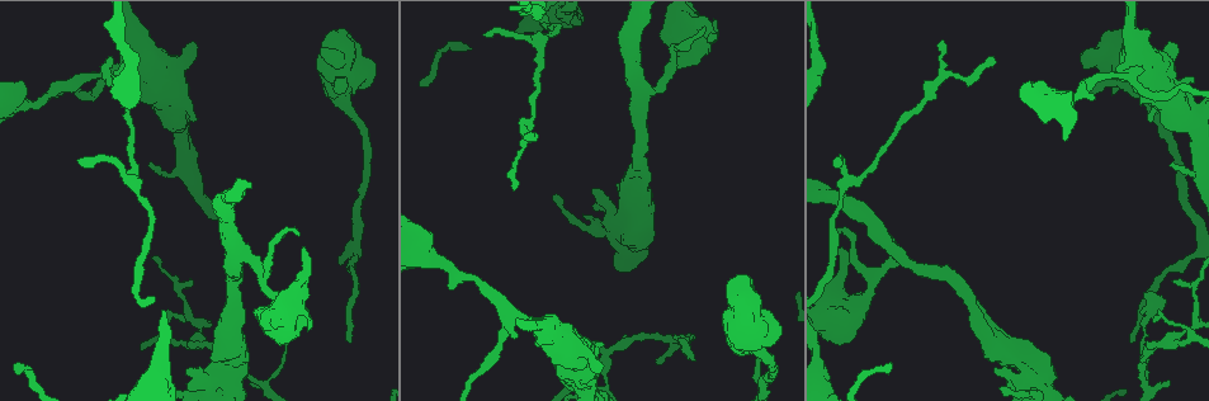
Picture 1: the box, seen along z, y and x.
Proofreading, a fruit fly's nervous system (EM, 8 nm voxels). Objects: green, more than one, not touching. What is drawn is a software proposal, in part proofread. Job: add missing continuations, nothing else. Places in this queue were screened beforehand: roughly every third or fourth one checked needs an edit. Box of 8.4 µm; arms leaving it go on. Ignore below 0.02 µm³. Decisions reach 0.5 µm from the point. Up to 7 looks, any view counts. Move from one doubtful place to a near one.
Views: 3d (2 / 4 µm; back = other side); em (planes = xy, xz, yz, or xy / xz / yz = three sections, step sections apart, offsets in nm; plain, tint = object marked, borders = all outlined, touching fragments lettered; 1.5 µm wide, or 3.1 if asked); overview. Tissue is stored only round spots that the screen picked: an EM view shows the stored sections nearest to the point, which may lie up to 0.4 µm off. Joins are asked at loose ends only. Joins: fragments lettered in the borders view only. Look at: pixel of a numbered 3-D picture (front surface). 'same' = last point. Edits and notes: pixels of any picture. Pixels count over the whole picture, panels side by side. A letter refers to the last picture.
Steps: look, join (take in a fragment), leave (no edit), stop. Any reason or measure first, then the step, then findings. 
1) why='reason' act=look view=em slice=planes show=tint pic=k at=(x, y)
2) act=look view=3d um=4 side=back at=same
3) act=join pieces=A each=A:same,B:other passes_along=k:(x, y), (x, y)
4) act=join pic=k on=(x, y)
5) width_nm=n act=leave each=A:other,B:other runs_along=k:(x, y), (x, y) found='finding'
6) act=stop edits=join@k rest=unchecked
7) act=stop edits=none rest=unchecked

why='tapers out' act=look view=em slice=planes show=borders pic=1 at=(693, 361)

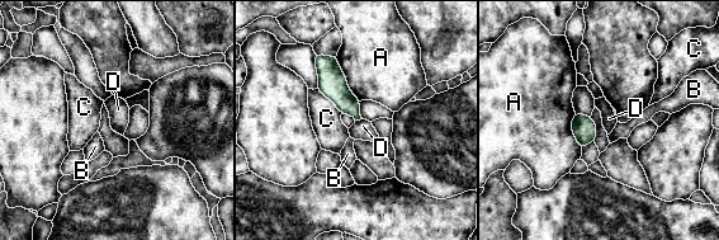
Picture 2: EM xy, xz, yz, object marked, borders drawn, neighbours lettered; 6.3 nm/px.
act=leave each=A:other,B:other,C:other,D:other border=2:(362, 118), (355, 121) found='none of them fits'

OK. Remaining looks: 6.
why='thin end' act=look view=em slice=planes show=borders pic=1 at=(658, 362)

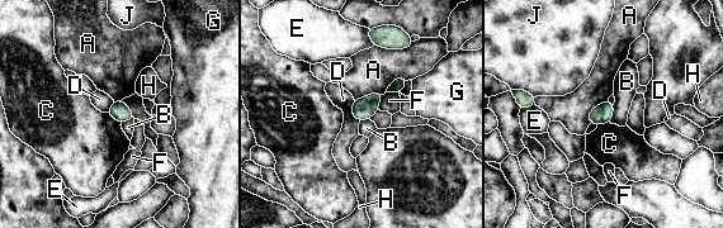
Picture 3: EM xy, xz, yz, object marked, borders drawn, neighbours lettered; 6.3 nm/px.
longest_contact=A:380nm act=leave each=A:other,B:other,C:other,D:other,E:other,F:other,G:other,H:other,J:other border=3:(107, 113), (121, 123) found='none of them fits'

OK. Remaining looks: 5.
why='tapers out' act=look view=em slice=xy step=4 show=borders pic=1 at=(185, 320)

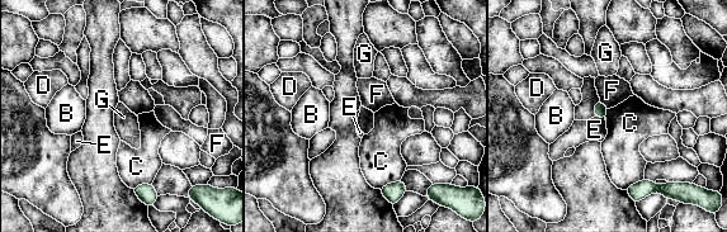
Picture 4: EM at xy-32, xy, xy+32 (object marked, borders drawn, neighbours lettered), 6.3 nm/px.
why='cut it another way' act=look view=em slice=planes show=borders at=same

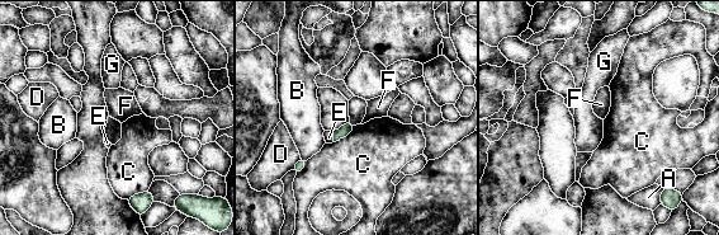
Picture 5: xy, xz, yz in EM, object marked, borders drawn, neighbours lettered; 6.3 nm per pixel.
longest_contact=C:180nm act=leave each=A:other,B:other,C:other,D:other,E:other,F:other,G:other border=5:(350, 120), (355, 125) found='none of them fits'

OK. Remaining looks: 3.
act=stop edits=none rest=unchecked

